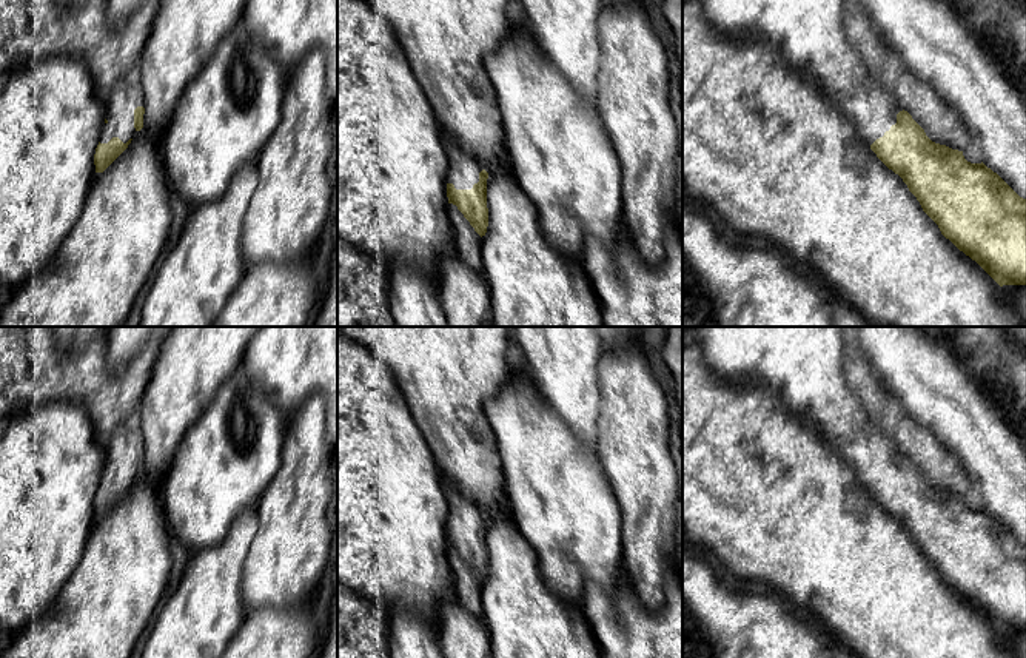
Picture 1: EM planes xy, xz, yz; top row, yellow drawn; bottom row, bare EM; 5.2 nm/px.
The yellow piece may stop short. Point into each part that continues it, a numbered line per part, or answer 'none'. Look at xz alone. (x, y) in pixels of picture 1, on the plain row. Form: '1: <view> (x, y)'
1: xz (464, 515)

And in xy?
1: xy (125, 441)

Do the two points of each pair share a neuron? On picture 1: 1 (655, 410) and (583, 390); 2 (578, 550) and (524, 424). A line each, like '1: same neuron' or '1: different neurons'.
1: different neurons
2: same neuron

